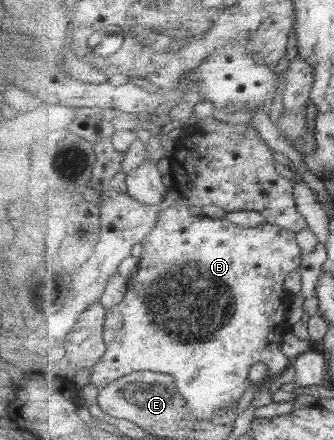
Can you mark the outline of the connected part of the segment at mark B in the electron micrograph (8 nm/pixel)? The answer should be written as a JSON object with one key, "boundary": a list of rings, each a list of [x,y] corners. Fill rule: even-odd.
{"boundary":[[[171,205],[163,210],[159,215],[158,222],[151,230],[151,234],[142,242],[143,251],[140,257],[140,267],[135,276],[129,278],[127,291],[122,301],[110,308],[106,315],[106,323],[104,326],[104,339],[107,345],[105,356],[91,369],[90,383],[98,388],[105,388],[111,381],[115,381],[125,375],[137,371],[150,370],[163,374],[171,374],[177,382],[179,392],[183,394],[187,406],[191,408],[191,414],[197,420],[211,420],[219,410],[231,408],[233,404],[237,404],[243,394],[247,392],[247,388],[254,384],[249,380],[249,370],[253,364],[262,362],[269,370],[268,377],[275,379],[280,376],[283,369],[288,367],[292,361],[281,352],[281,344],[283,344],[283,336],[289,332],[287,325],[287,314],[292,307],[293,300],[291,295],[283,288],[283,282],[287,278],[287,274],[297,271],[301,264],[301,248],[297,244],[297,236],[295,231],[286,229],[268,223],[266,220],[257,227],[241,228],[233,222],[223,218],[210,218],[204,214],[198,213],[192,207]]]}

